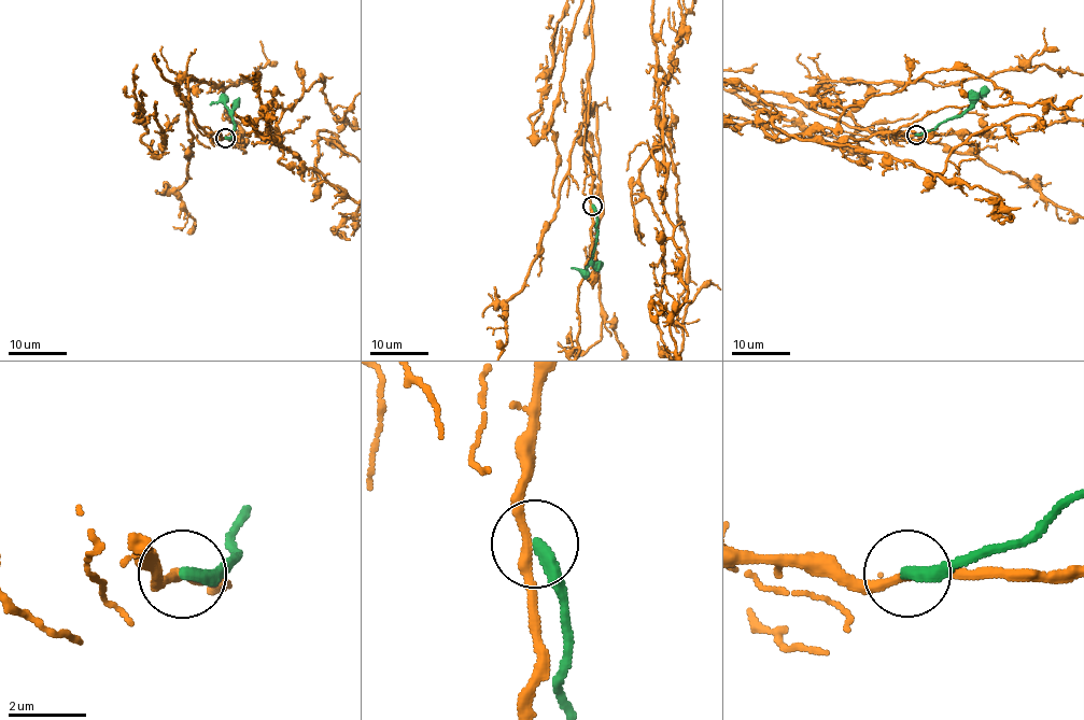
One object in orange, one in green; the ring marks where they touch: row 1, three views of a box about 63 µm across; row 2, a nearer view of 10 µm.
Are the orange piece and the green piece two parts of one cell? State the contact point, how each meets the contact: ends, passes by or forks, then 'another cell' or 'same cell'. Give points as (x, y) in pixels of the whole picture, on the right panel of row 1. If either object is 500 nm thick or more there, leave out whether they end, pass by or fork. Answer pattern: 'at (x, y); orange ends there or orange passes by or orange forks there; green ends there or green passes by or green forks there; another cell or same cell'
at (916, 135); orange passes by; green ends there; another cell

